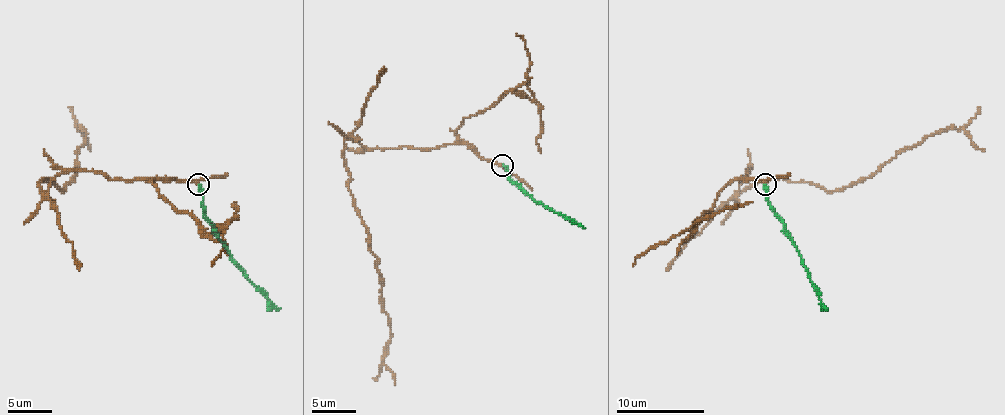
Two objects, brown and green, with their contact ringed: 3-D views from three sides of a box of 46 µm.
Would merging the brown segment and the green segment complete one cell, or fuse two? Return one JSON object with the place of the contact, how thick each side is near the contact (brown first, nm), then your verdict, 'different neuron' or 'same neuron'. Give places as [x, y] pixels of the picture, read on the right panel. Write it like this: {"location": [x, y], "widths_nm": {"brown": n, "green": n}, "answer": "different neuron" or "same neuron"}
{"location": [765, 184], "widths_nm": {"brown": 240, "green": 320}, "answer": "different neuron"}

